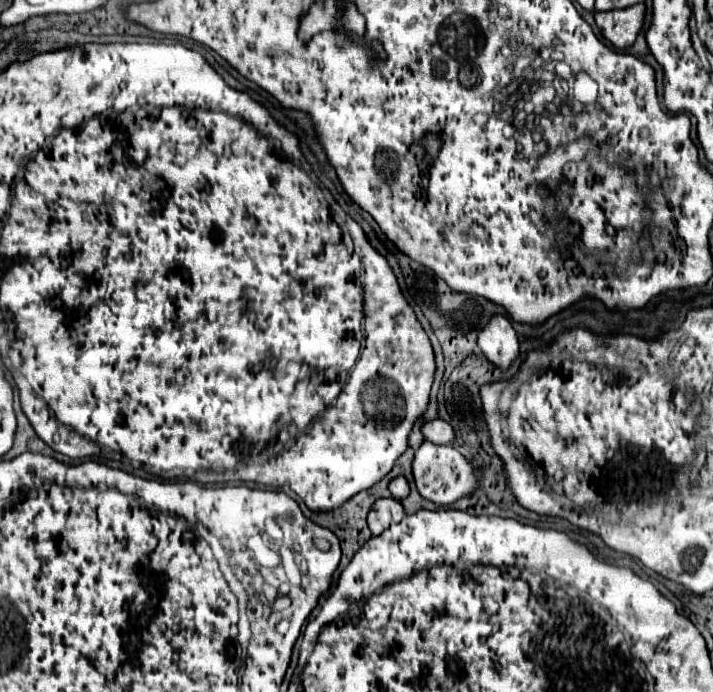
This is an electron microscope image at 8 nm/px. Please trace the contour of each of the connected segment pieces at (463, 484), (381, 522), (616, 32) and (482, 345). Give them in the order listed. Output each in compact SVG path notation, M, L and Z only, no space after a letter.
M424 442L416 452L412 472L418 492L436 504L452 504L464 496L472 496L482 482L482 472L474 468L454 446L436 446L432 442Z
M380 498L374 502L368 514L368 526L372 534L382 534L390 522L400 522L404 518L404 508L396 498Z
M644 2L634 4L624 10L608 10L594 14L594 20L604 34L604 38L616 48L628 48L634 44L638 32L644 26L646 6Z
M492 316L488 326L478 336L478 348L484 358L500 372L506 372L520 356L520 342L516 330L506 316Z

